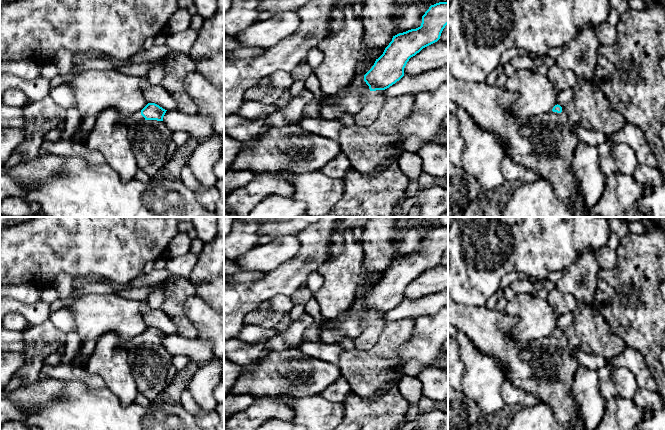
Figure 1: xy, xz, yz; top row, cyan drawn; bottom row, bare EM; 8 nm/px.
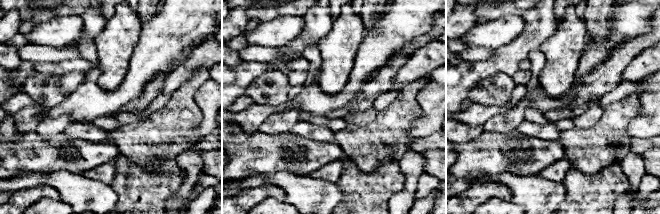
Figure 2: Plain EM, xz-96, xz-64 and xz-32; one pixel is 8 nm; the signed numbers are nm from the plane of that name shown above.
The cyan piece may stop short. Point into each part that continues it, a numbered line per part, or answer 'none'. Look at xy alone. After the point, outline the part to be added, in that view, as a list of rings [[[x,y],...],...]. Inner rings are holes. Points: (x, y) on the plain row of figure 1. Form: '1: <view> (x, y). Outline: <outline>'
1: xy (136, 342). Outline: [[[141,335],[134,337],[131,340],[123,341],[121,347],[127,351],[145,345],[145,342],[141,339]]]

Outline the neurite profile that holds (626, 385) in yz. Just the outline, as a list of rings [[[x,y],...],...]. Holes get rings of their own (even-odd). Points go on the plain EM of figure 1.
[[[614,367],[612,377],[617,395],[633,400],[640,388],[636,376],[626,367]]]

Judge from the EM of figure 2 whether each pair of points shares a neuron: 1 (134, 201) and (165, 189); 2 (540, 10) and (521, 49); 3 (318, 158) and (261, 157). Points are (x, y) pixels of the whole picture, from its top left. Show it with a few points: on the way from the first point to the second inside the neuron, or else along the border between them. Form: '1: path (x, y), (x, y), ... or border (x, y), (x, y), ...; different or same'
1: path (142, 202), (152, 202), (157, 197); same
2: path (536, 20), (536, 31), (529, 39); same
3: path (304, 161), (300, 163), (287, 163), (275, 157); same

